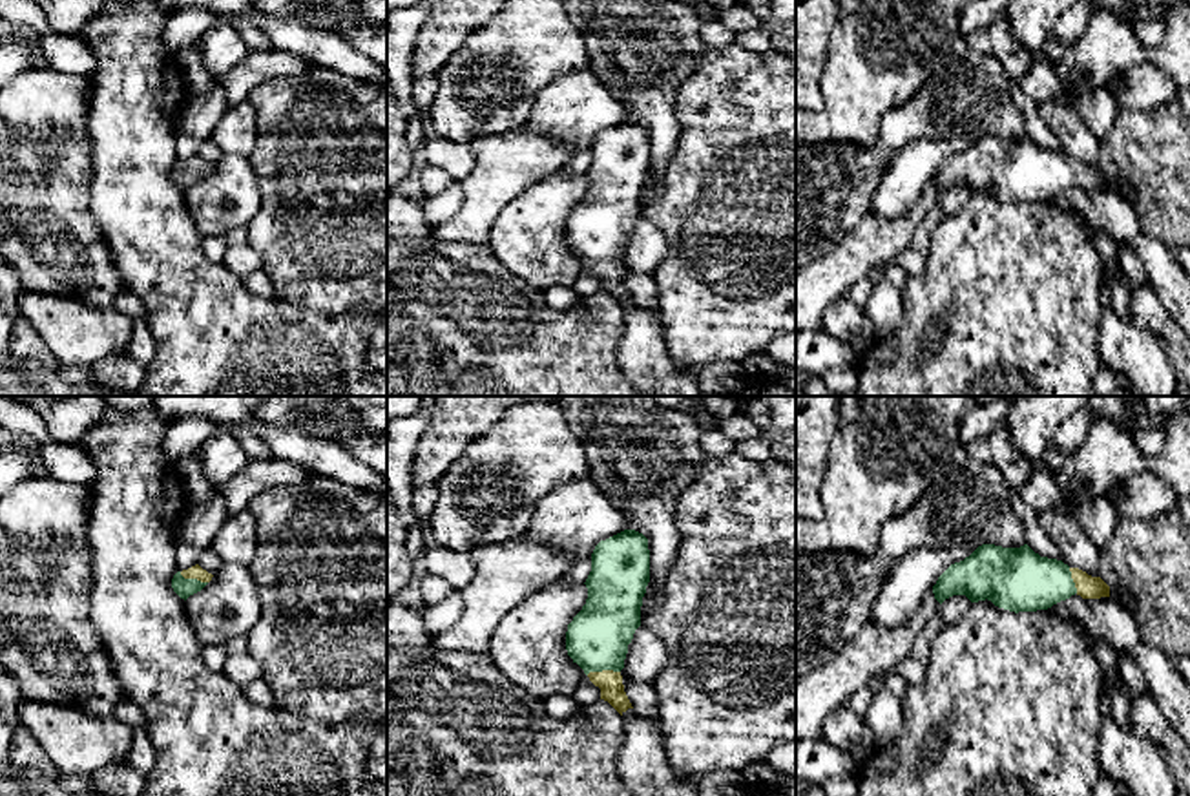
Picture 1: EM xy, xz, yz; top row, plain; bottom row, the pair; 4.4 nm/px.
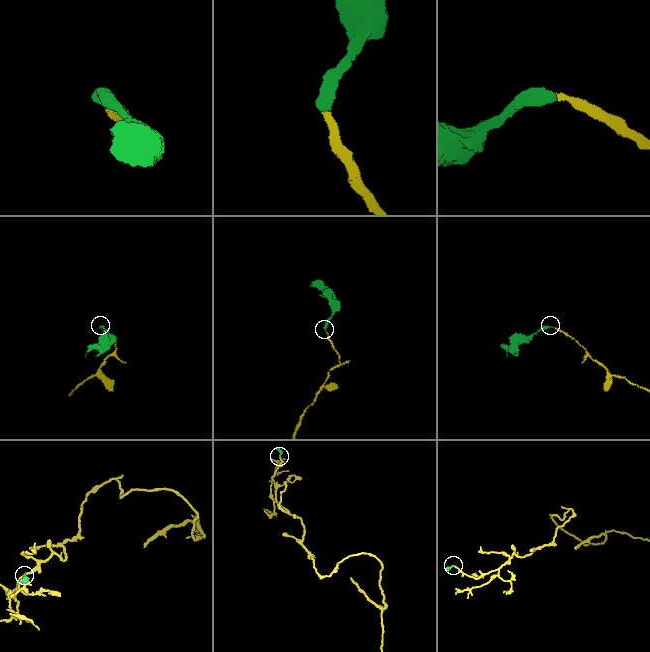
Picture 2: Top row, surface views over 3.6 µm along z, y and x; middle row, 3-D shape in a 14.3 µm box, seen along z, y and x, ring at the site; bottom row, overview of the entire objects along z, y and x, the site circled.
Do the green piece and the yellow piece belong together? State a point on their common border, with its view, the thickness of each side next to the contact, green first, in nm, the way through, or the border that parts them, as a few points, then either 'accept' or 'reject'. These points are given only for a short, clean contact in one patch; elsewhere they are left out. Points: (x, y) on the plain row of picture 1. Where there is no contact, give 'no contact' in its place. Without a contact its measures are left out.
xz (603, 260) | 280/110 nm | across xz (597, 230), (603, 260), (610, 274) | accept

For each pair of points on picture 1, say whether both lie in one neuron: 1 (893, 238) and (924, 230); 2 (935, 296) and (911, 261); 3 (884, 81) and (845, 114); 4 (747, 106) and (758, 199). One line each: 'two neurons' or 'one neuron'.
1: two neurons
2: two neurons
3: one neuron
4: one neuron

